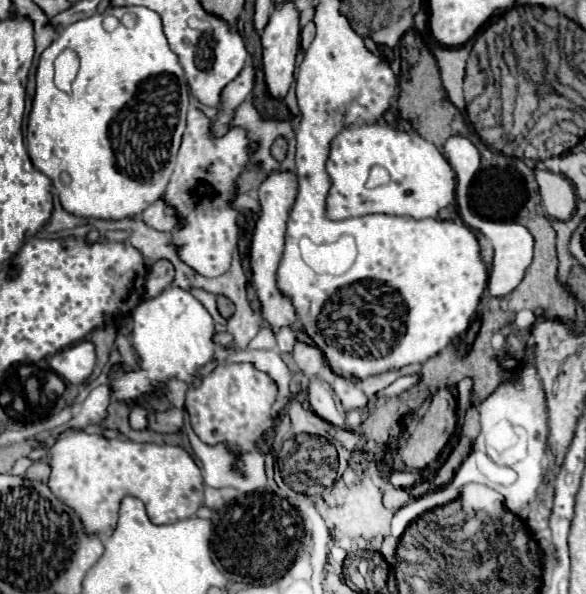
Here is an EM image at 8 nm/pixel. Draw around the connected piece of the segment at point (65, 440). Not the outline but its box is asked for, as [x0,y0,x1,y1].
[49,430,203,534]

